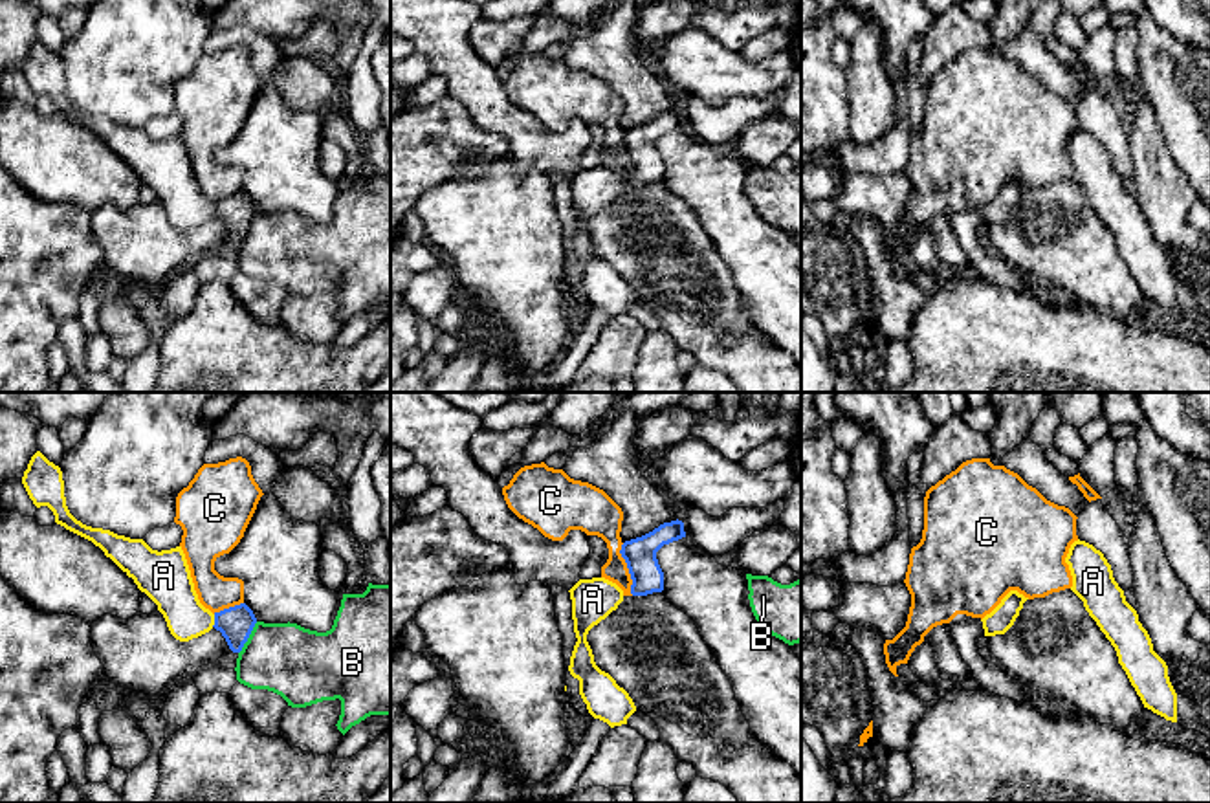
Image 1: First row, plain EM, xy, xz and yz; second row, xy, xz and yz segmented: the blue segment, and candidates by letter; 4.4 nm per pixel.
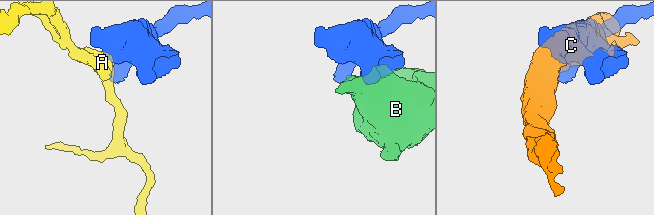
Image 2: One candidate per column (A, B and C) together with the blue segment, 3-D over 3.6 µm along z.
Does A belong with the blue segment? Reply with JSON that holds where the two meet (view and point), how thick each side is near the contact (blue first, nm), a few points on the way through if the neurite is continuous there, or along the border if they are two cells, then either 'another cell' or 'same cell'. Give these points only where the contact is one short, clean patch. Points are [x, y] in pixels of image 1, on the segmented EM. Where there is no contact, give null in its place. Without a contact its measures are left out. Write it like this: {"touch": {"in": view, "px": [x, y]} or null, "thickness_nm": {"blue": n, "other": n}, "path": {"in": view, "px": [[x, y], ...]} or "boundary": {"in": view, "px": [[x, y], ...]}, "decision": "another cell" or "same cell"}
{"touch": {"in": "xy", "px": [215, 620]}, "thickness_nm": {"blue": 150, "other": 200}, "path": {"in": "xy", "px": [[235, 624], [215, 620], [204, 620], [171, 587]]}, "decision": "same cell"}

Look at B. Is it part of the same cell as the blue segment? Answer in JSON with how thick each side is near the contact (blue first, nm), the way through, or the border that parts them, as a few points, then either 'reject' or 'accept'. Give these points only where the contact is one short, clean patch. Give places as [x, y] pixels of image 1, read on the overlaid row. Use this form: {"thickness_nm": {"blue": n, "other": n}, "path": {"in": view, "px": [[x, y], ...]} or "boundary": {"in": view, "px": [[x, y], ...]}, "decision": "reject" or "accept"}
{"thickness_nm": {"blue": 150, "other": 320}, "boundary": {"in": "xy", "px": [[257, 622], [239, 653]]}, "decision": "reject"}

